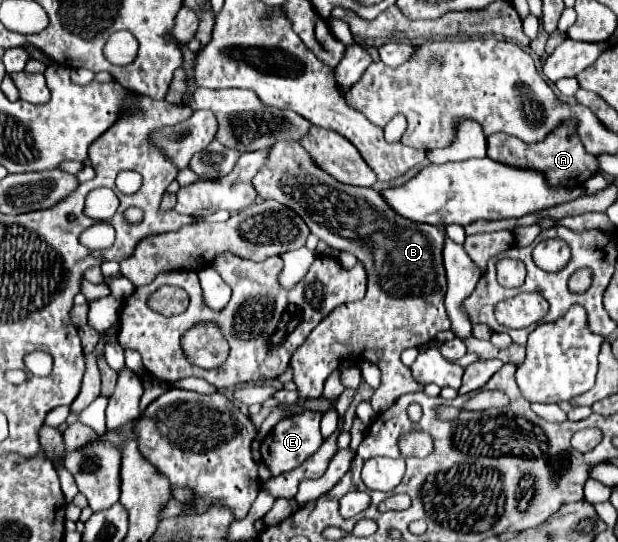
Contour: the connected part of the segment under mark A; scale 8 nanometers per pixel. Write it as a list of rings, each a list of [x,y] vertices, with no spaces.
[[[568,123],[568,125],[572,125],[572,129],[562,125],[562,129],[552,131],[544,141],[532,143],[532,145],[524,143],[518,137],[512,137],[508,133],[492,133],[486,137],[488,153],[490,153],[488,157],[492,161],[498,161],[498,163],[504,163],[510,167],[518,167],[518,169],[536,169],[544,175],[544,179],[550,187],[582,185],[586,179],[590,179],[598,171],[598,165],[596,165],[594,155],[590,155],[584,149],[584,145],[580,143],[580,139],[574,131],[574,123]]]

